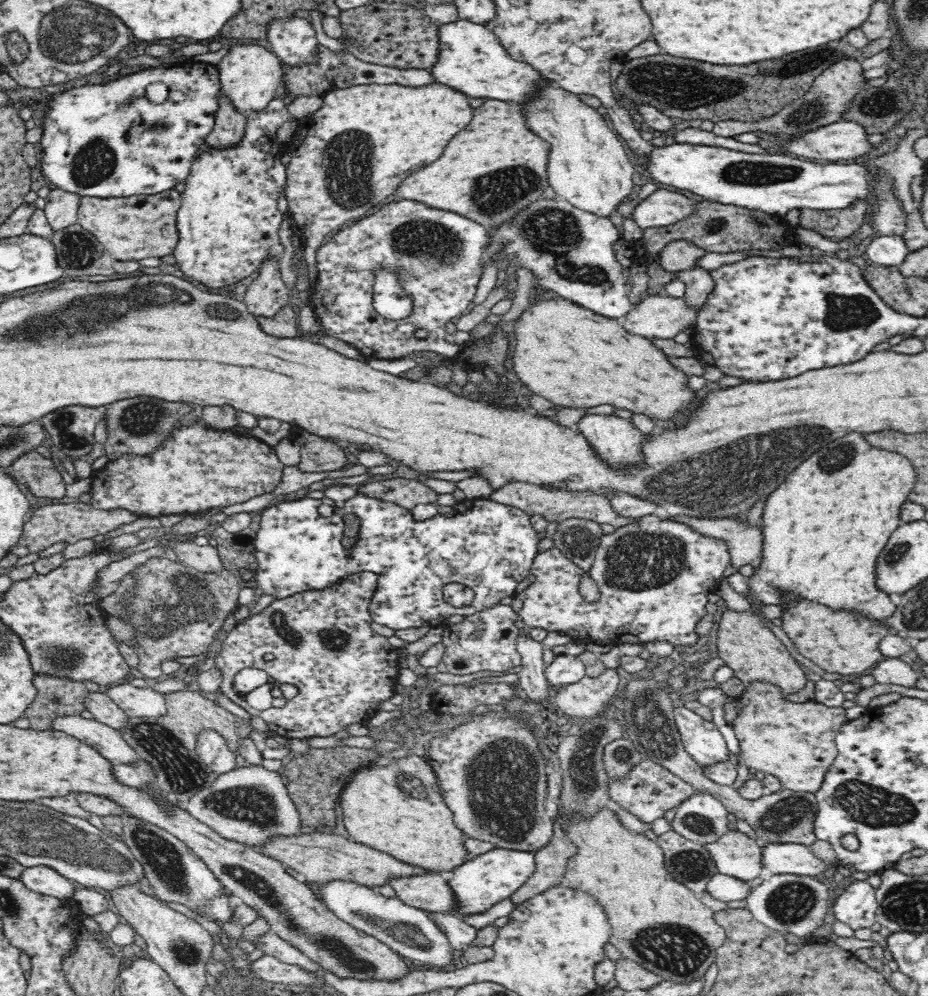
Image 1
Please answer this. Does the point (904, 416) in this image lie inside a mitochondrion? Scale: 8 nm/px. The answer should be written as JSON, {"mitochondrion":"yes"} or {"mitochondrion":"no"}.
{"mitochondrion":"no"}

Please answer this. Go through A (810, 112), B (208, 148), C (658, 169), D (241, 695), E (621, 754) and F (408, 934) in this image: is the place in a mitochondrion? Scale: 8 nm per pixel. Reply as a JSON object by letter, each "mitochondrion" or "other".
{"A":"mitochondrion","B":"other","C":"other","D":"other","E":"mitochondrion","F":"mitochondrion"}

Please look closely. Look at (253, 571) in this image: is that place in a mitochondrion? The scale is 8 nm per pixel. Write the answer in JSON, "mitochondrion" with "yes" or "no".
{"mitochondrion":"no"}

